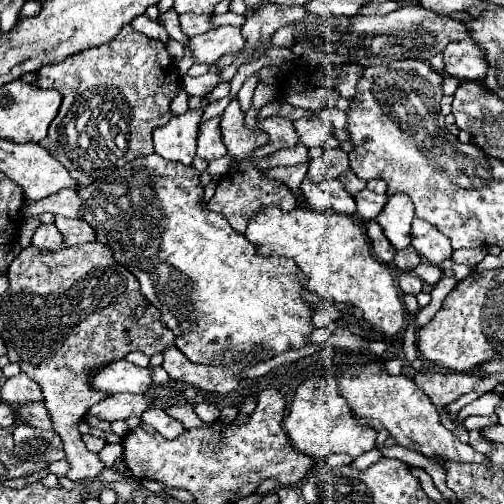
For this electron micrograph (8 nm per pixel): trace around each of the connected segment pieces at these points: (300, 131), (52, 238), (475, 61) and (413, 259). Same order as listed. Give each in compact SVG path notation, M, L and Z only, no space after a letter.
M312 116L312 118L300 118L300 120L294 120L292 122L294 128L296 128L296 134L298 134L298 140L306 146L306 148L312 148L312 146L322 146L326 142L326 138L330 136L332 132L332 126L330 124L324 124L318 116Z
M42 224L32 238L32 246L36 246L40 252L58 252L64 248L64 238L54 224Z
M472 40L448 44L448 48L444 50L444 64L446 74L460 80L482 80L488 72L484 52L480 52L480 48Z
M408 246L408 248L396 252L392 264L394 264L398 270L402 270L402 272L412 272L412 268L420 264L420 256L418 256L418 252L416 252L412 246Z

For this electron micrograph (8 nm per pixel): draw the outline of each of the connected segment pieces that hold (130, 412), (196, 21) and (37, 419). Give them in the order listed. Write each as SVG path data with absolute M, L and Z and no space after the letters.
M112 394L108 398L104 398L102 402L94 404L90 408L92 416L98 416L100 420L106 422L114 422L114 420L126 420L130 416L142 416L144 410L152 408L152 400L154 396L150 394Z
M180 14L180 28L182 32L192 38L196 34L204 34L210 28L210 16L198 16L198 14Z
M32 402L32 404L18 406L16 412L20 416L18 422L30 424L30 426L36 426L36 428L42 428L42 430L52 430L52 422L50 422L50 416L48 416L44 402Z

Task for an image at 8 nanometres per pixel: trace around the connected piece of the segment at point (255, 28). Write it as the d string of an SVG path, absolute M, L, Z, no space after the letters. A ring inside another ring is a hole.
M264 4L258 10L250 12L250 16L246 18L246 24L242 26L242 36L246 40L244 44L244 52L234 60L232 66L228 66L224 72L220 72L220 80L230 82L236 74L236 70L250 58L250 54L254 50L262 50L272 32L276 32L282 26L294 24L302 18L308 16L308 10L304 6L278 6L278 4Z

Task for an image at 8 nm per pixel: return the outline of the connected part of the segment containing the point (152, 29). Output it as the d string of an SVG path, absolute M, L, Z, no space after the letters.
M138 16L138 18L134 18L134 20L132 20L132 28L134 28L134 30L140 30L140 32L146 34L146 36L158 38L158 40L162 40L162 42L166 42L166 38L168 38L164 26L162 26L158 20L150 20L148 16Z

